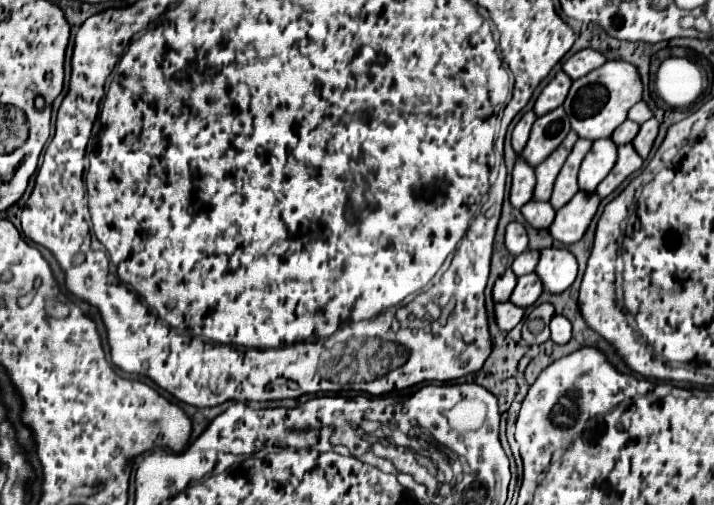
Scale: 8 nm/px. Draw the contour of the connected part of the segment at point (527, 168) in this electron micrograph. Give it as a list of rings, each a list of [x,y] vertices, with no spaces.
[[[516,158],[516,166],[512,170],[512,190],[510,190],[510,202],[514,208],[524,206],[532,200],[536,186],[536,174],[534,166],[530,166],[524,158]]]

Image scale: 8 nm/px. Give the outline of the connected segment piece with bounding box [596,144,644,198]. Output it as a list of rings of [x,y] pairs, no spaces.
[[[624,144],[618,146],[618,162],[614,166],[614,170],[604,178],[604,182],[598,186],[596,194],[600,194],[600,198],[606,198],[608,194],[612,194],[630,174],[634,174],[636,170],[642,168],[642,158],[636,154],[632,144]]]

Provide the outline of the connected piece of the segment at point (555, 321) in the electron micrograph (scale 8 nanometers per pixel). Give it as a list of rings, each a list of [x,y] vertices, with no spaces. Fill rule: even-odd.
[[[556,314],[552,318],[550,330],[552,330],[552,340],[556,344],[566,344],[572,338],[572,324],[564,316],[560,316],[560,314]]]

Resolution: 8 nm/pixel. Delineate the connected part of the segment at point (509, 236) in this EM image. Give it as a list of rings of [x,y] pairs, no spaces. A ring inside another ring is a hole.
[[[510,222],[506,228],[506,248],[510,254],[518,256],[526,250],[528,246],[528,234],[526,226],[522,222]]]

